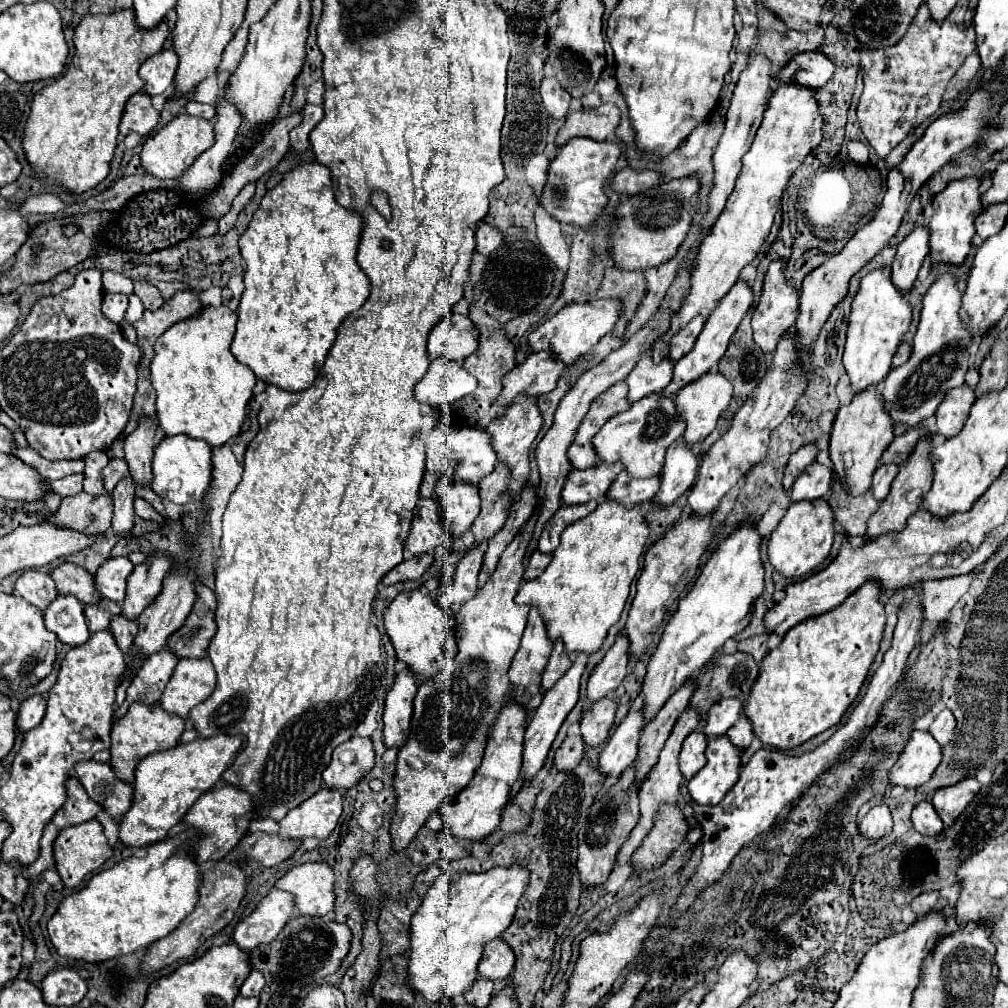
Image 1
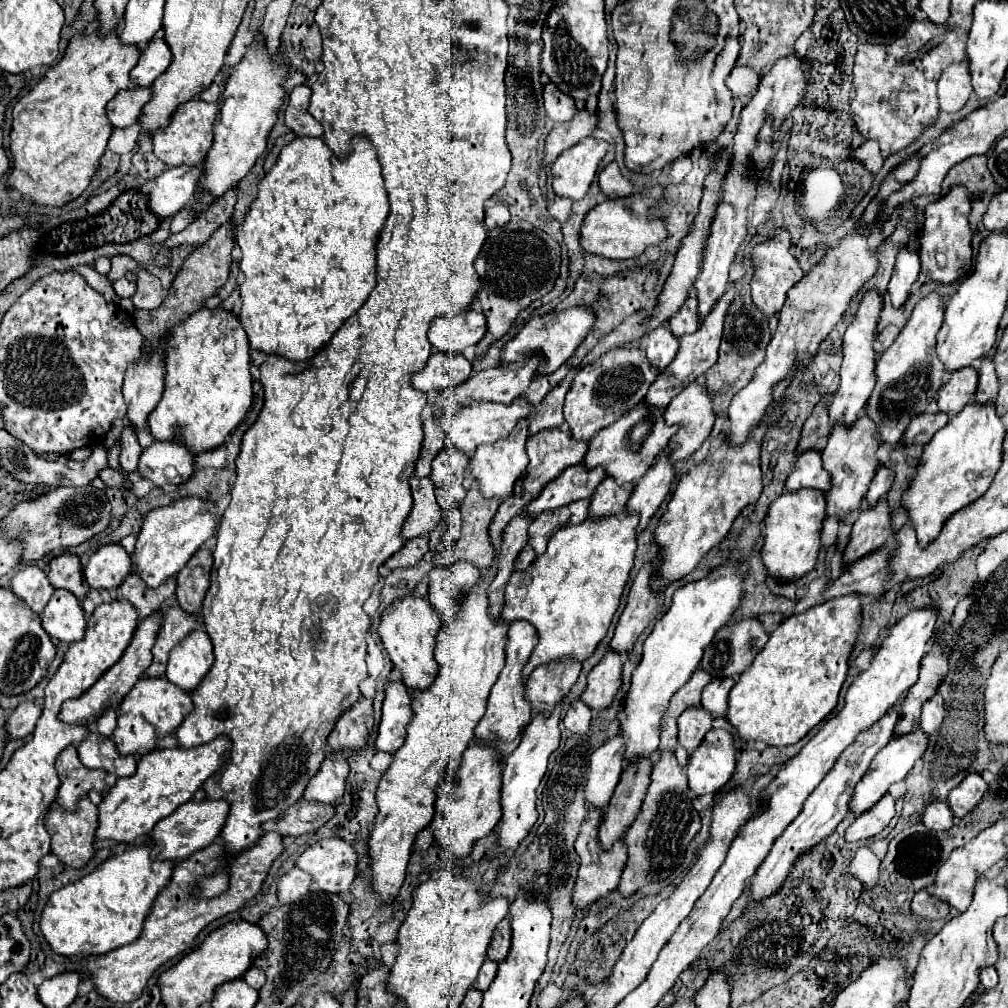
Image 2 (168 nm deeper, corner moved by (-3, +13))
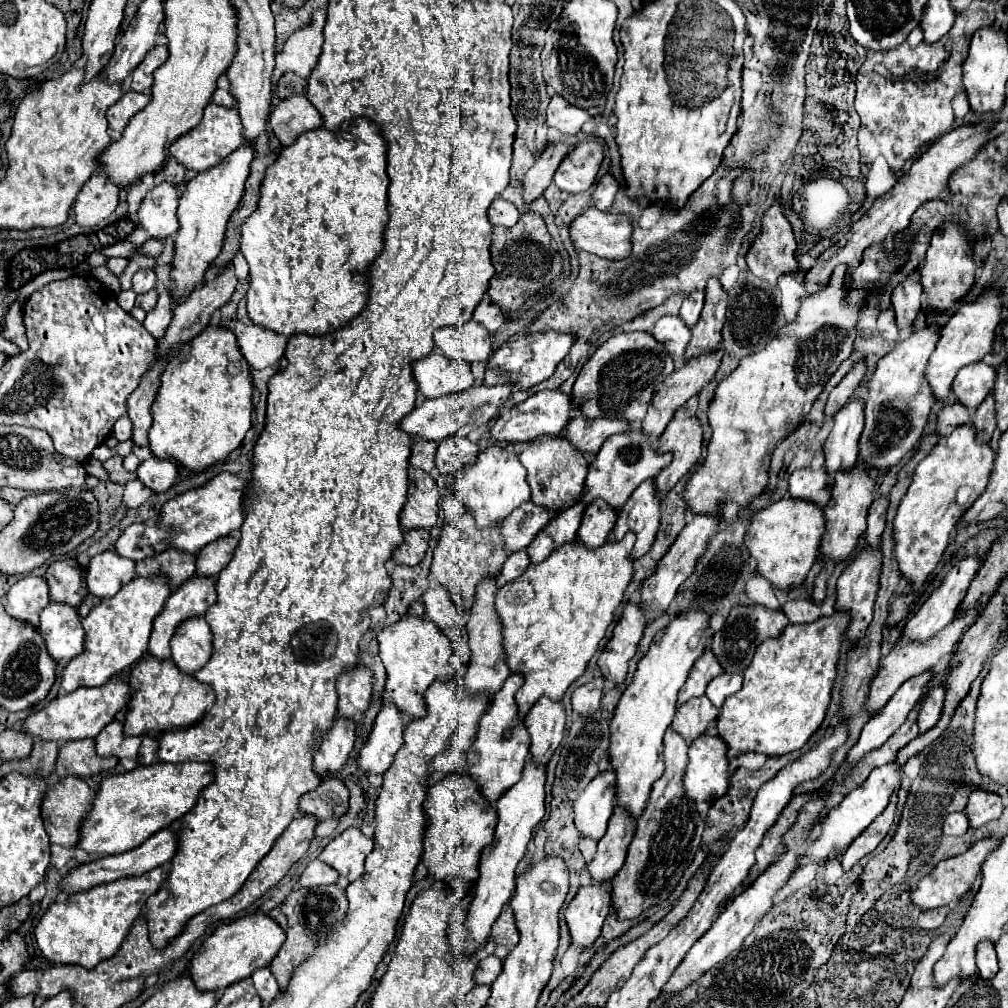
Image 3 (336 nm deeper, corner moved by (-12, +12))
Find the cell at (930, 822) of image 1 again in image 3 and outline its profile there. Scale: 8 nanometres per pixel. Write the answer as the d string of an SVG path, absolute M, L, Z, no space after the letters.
M950 813L944 819L942 831L944 831L944 835L962 835L962 833L966 833L968 827L970 827L968 817L964 813Z

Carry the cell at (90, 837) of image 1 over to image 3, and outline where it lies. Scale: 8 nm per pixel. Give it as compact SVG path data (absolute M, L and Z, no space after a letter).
M78 777L60 779L48 789L48 797L44 797L44 801L42 801L42 819L44 819L50 843L70 847L70 849L74 845L78 845L82 817L86 817L90 813L94 797L96 797L96 791L88 785L88 781L78 779Z

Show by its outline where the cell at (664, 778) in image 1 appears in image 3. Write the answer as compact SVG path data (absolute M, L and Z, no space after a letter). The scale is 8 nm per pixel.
M706 649L706 653L694 663L694 669L690 671L690 677L686 681L686 685L680 689L678 693L678 705L684 705L686 701L694 699L694 697L702 697L708 683L722 675L722 667L718 665L714 653L710 653L710 649Z

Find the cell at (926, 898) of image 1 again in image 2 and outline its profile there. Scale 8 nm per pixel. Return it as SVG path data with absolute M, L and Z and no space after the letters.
M927 890L913 896L911 912L917 916L923 916L927 920L945 918L950 912L950 906L941 900L935 900Z

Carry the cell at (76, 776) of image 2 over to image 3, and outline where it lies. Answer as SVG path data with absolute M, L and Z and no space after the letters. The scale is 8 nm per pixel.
M78 739L66 741L60 747L60 755L56 761L56 775L64 777L82 777L90 779L102 771L114 769L118 763L116 757L98 757L94 751L94 739Z

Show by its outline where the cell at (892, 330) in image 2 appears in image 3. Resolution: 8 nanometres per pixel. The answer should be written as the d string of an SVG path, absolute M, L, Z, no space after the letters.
M892 309L880 313L880 317L878 317L878 331L880 331L880 335L882 335L886 341L890 341L890 343L898 341L900 329L898 329L898 325L896 325L896 315L894 315Z

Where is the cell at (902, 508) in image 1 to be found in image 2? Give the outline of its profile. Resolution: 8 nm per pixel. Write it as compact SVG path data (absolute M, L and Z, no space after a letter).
M881 498L881 502L875 508L861 512L857 522L853 524L849 544L843 552L843 568L885 546L885 542L891 538L889 512L891 510L885 498Z

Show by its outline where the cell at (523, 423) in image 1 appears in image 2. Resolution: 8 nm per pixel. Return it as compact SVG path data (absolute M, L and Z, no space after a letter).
M521 420L521 424L515 426L515 430L503 438L497 440L495 444L483 444L475 450L473 458L469 460L469 474L463 481L463 486L469 490L470 485L475 482L481 496L489 498L497 498L497 500L505 500L509 496L513 496L513 486L517 482L517 478L521 478L521 474L525 474L525 468L529 464L527 460L527 452L525 452L525 442L527 442L527 420Z

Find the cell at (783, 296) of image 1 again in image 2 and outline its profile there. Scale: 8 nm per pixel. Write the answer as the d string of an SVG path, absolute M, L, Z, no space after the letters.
M777 228L769 240L757 244L751 250L751 264L755 270L755 274L751 278L751 296L753 296L753 302L763 310L765 316L777 314L785 302L787 290L803 278L803 270L799 268L797 260L791 256L789 246L791 246L791 234L783 228Z

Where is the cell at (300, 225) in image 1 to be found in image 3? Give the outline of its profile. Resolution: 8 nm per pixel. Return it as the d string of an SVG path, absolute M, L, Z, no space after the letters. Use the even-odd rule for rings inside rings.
M354 119L354 121L345 121L340 129L330 133L328 129L314 129L302 133L290 147L284 147L278 155L278 159L266 169L266 177L260 187L260 201L258 209L252 213L250 219L246 219L246 225L242 225L242 255L246 257L250 265L250 289L246 295L246 309L248 317L254 325L260 325L264 329L270 329L278 335L292 337L294 333L306 333L314 337L324 337L330 335L344 325L348 325L352 319L356 319L362 309L368 303L370 297L370 283L368 283L368 273L376 257L380 255L380 249L384 249L384 231L390 221L388 213L388 175L386 175L386 143L384 137L380 135L378 125L374 125L368 119ZM344 133L352 134L352 137L344 137Z

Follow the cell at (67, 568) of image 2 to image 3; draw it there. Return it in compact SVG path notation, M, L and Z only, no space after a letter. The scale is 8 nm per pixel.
M74 559L50 563L46 571L46 581L50 585L50 599L58 603L78 607L88 595L82 581L82 569Z

